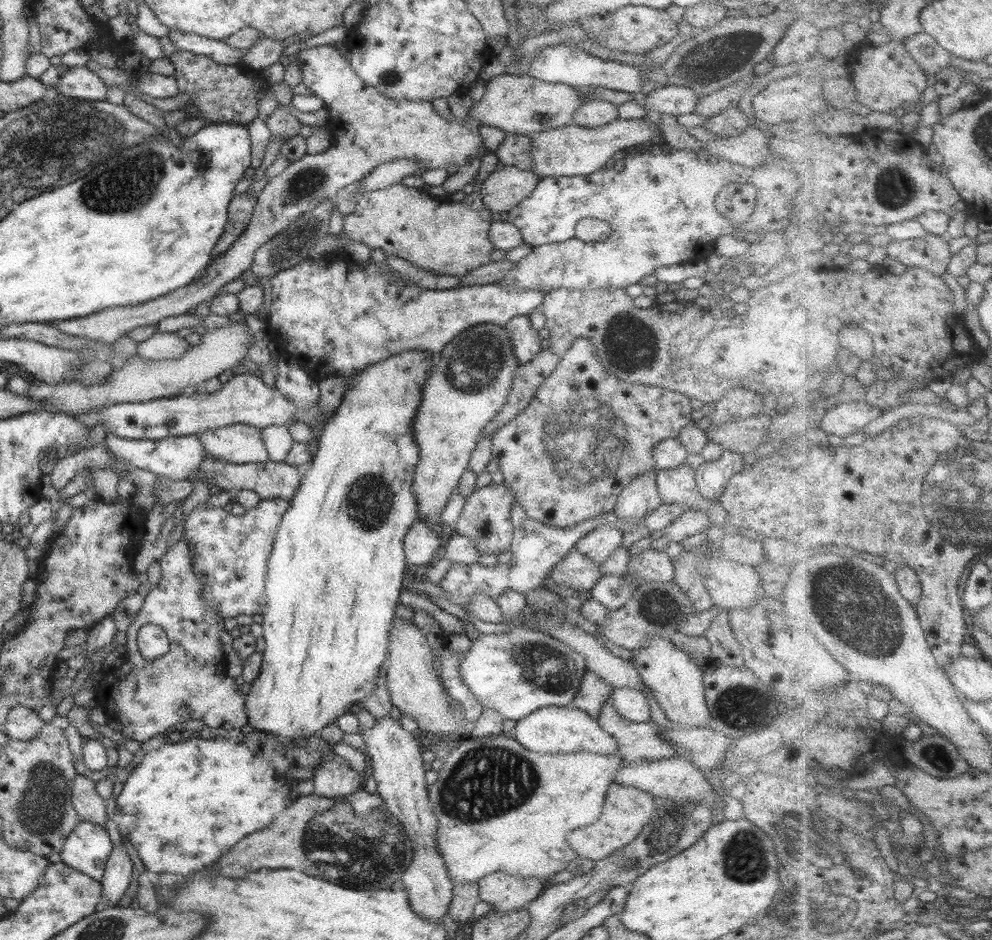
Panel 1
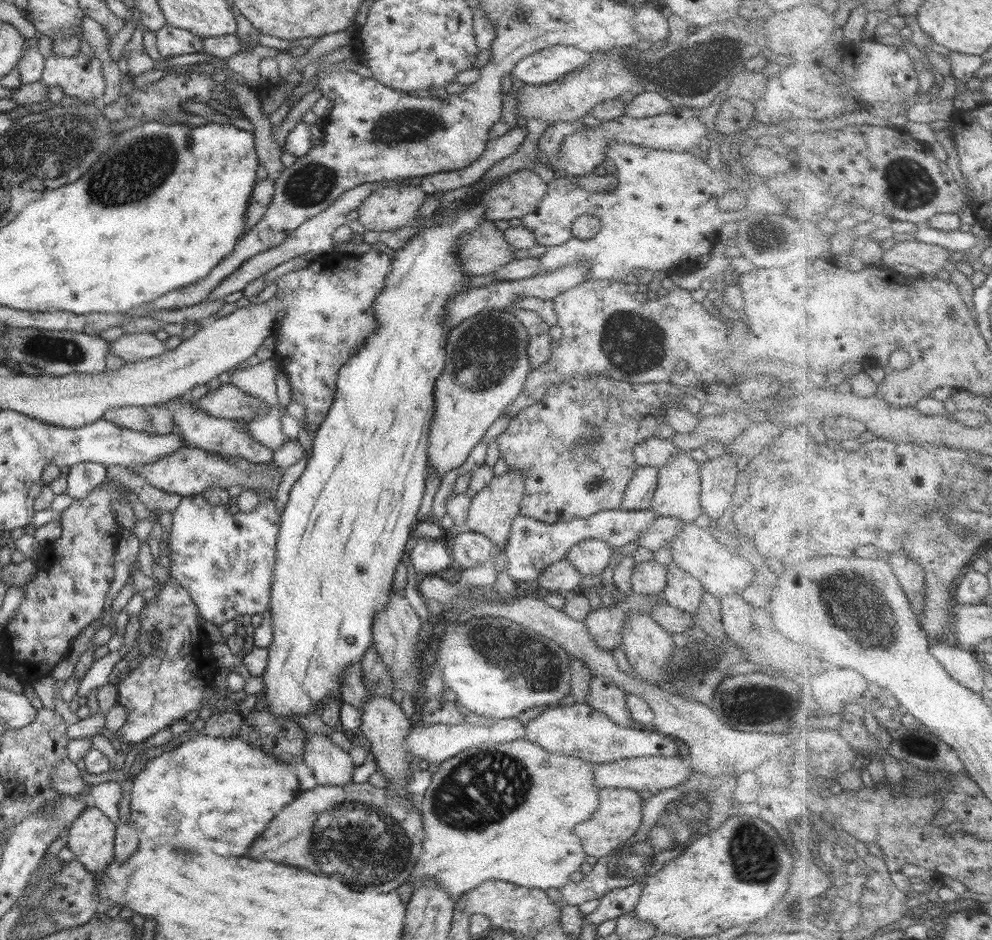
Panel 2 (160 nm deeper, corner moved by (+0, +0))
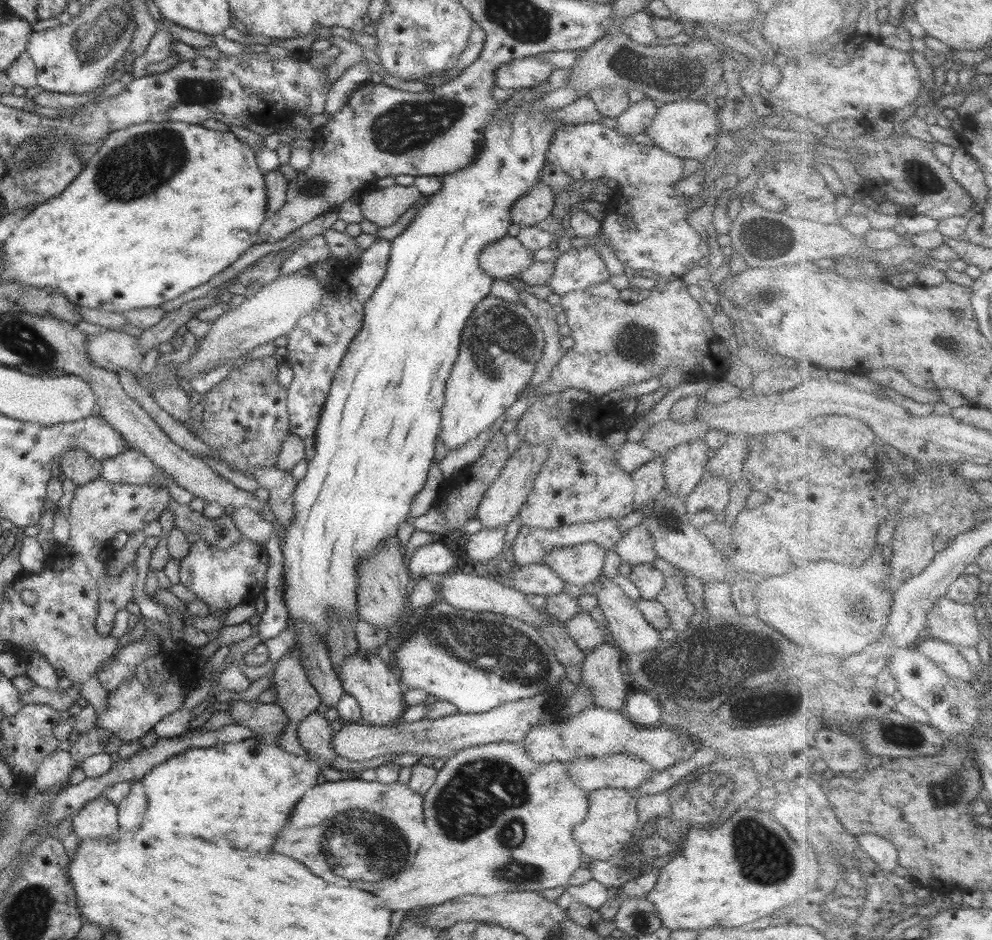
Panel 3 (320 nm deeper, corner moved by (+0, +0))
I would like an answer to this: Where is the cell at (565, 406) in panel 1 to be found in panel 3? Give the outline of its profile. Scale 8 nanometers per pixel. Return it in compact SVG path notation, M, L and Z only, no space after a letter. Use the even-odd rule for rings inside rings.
M545 398L537 401L528 411L518 420L516 434L520 438L520 445L523 442L530 444L542 444L548 448L548 459L544 462L541 471L534 481L532 492L528 495L523 504L520 515L518 516L522 526L556 530L560 527L576 525L579 523L590 523L602 521L604 519L622 519L630 512L636 510L634 504L635 484L632 482L631 475L628 472L620 470L616 465L616 453L618 450L611 449L607 444L608 435L616 429L626 427L626 422L631 414L625 413L623 406L600 407L597 404L579 404L578 402L569 402ZM569 403L572 403L573 414L570 413ZM557 408L562 413L566 413L566 418L557 417Z

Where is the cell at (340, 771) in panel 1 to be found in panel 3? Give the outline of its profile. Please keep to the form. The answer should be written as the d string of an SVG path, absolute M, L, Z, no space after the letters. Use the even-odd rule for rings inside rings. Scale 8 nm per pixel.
M323 709L314 711L301 720L297 728L301 745L309 754L308 760L314 762L322 770L332 767L332 761L337 754L331 748L333 735L331 723L324 717Z

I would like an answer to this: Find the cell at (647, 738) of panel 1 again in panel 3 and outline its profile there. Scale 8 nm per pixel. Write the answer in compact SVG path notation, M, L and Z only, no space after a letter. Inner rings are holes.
M608 640L586 654L581 664L582 682L588 686L590 698L597 707L623 711L625 698L631 690L622 677L622 660L624 653Z

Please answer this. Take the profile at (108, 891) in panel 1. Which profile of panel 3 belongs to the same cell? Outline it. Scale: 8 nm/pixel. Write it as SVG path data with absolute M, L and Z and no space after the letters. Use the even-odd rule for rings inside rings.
M142 781L131 784L130 792L117 804L118 822L125 831L140 828L148 808L147 792Z

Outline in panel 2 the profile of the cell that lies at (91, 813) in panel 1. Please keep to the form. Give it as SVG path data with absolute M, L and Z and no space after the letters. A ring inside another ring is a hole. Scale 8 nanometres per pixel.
M69 757L61 758L51 772L51 788L71 797L77 797L82 793L90 794L91 786L84 783L82 773Z

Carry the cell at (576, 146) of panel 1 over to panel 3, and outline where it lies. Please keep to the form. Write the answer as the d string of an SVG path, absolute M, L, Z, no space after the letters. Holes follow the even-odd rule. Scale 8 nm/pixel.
M685 100L680 102L663 103L659 106L652 124L645 130L656 147L678 156L681 159L694 158L702 161L715 151L716 136L720 129L718 109L713 109L702 100Z

